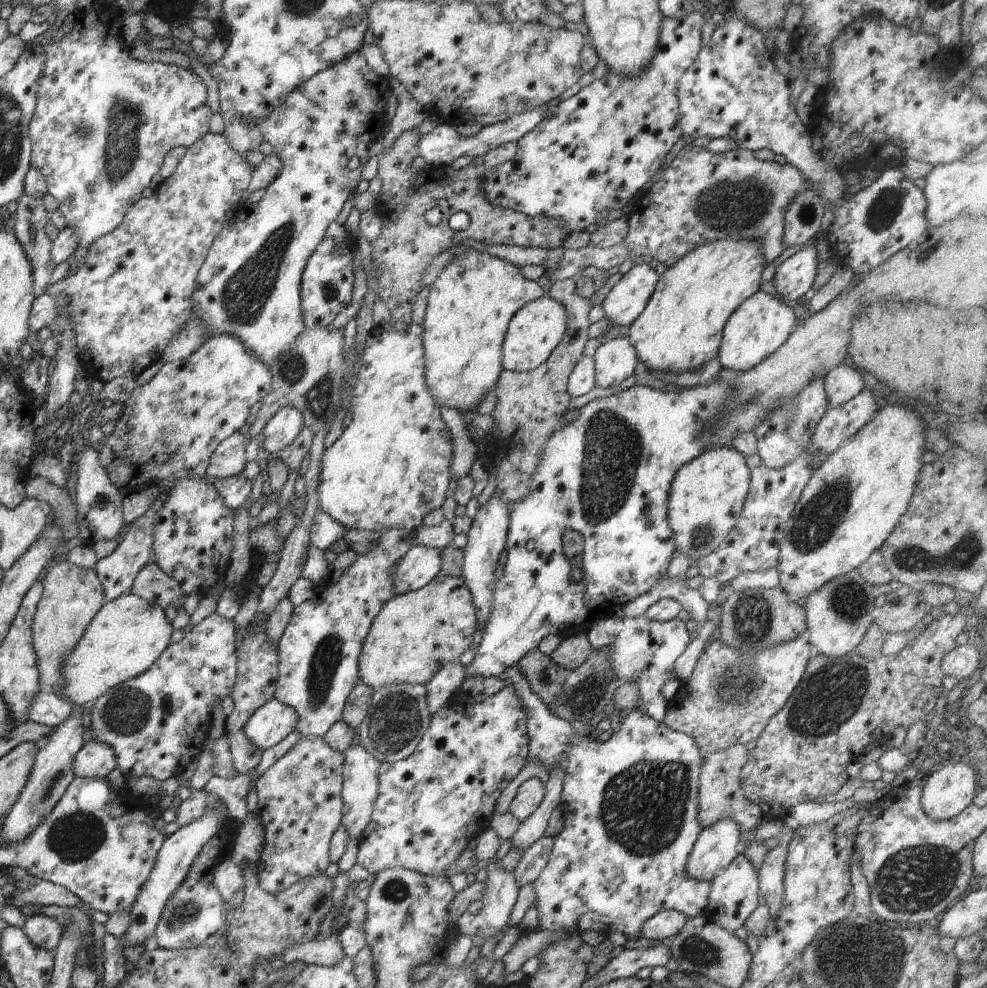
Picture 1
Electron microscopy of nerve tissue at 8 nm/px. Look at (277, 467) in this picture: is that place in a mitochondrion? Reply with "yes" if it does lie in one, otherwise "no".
no

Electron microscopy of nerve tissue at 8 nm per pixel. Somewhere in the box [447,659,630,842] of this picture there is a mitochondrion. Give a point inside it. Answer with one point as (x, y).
(584, 691)

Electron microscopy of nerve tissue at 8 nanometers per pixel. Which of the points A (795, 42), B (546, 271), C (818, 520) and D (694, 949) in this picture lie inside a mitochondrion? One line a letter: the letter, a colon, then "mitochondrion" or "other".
A: other
B: other
C: mitochondrion
D: mitochondrion

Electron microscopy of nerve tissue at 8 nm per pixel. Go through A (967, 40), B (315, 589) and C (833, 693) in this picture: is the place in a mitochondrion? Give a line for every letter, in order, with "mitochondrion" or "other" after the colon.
A: other
B: other
C: mitochondrion

